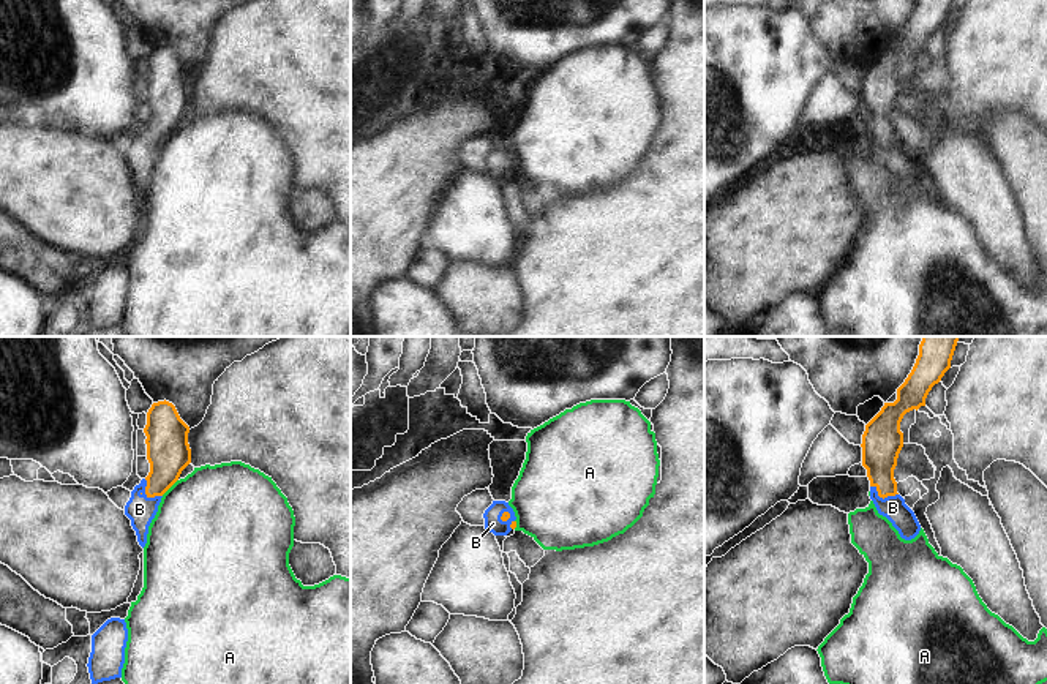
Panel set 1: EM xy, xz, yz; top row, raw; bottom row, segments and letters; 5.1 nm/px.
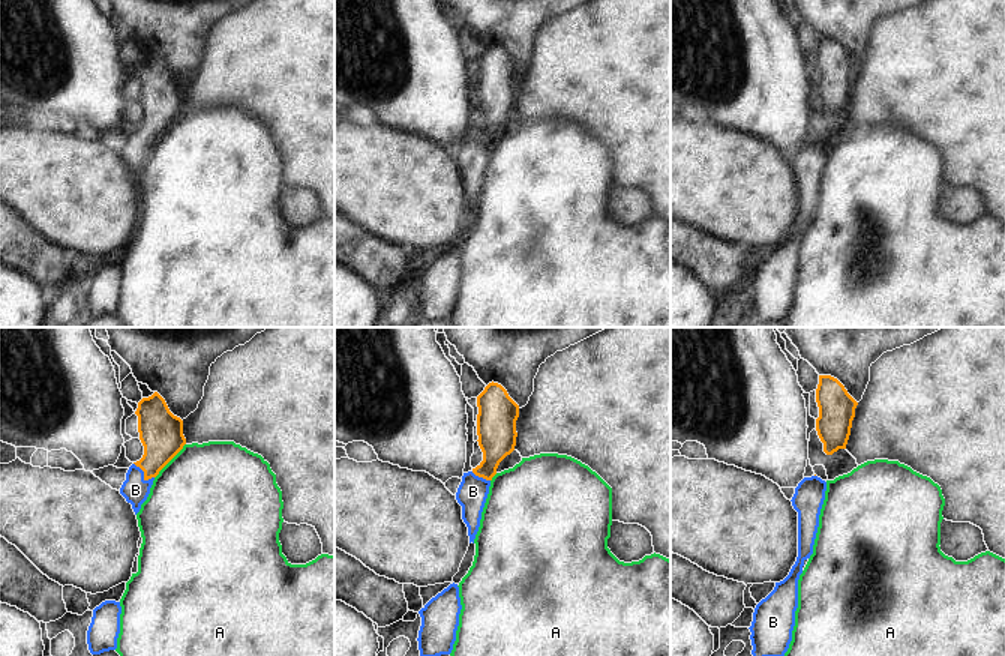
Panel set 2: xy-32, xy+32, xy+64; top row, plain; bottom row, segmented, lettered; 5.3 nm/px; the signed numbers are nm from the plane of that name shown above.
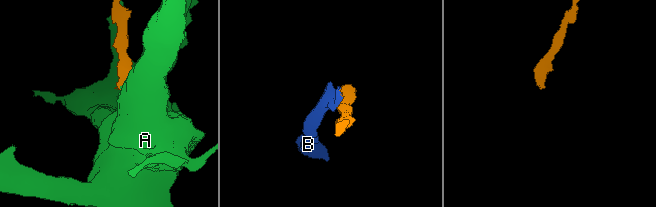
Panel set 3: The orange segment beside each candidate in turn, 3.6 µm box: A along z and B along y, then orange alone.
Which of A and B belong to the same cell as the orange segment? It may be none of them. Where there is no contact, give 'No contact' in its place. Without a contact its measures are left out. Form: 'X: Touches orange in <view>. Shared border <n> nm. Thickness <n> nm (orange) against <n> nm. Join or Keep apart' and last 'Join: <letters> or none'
A: Touches orange in xy. Shared border 120 nm. Thickness 220 nm (orange) against 500 nm. Keep apart
B: Touches orange in xy. Shared border 130 nm. Thickness 220 nm (orange) against 150 nm. Join
Join: B

